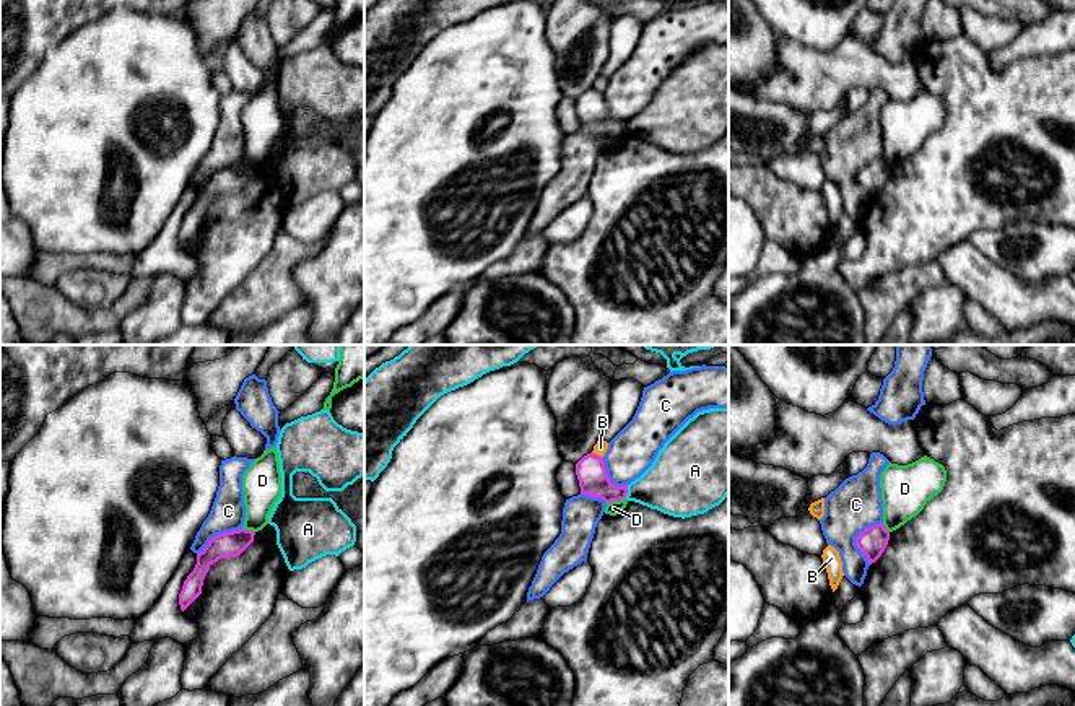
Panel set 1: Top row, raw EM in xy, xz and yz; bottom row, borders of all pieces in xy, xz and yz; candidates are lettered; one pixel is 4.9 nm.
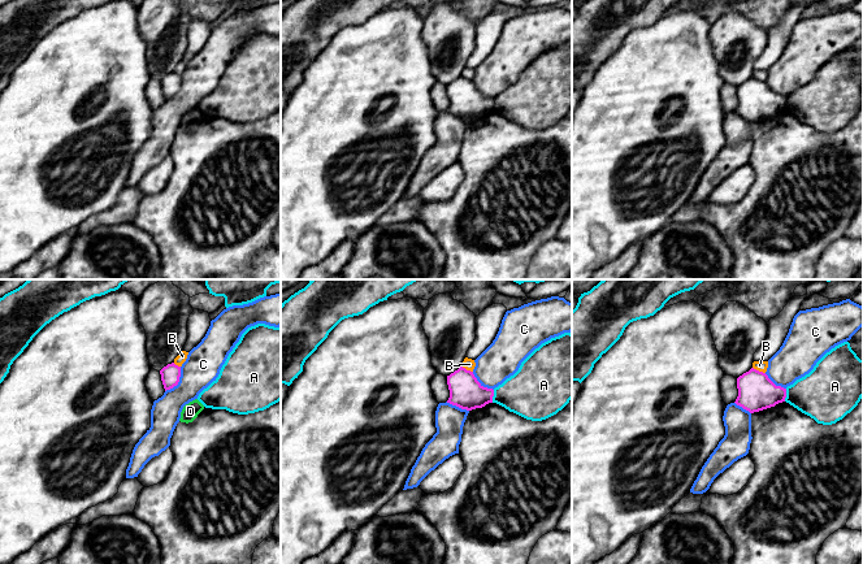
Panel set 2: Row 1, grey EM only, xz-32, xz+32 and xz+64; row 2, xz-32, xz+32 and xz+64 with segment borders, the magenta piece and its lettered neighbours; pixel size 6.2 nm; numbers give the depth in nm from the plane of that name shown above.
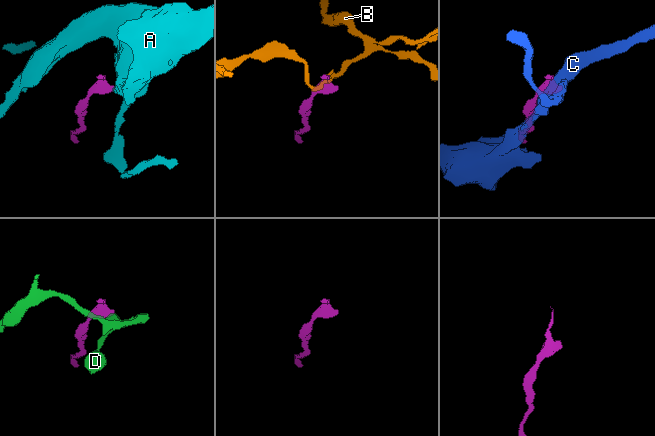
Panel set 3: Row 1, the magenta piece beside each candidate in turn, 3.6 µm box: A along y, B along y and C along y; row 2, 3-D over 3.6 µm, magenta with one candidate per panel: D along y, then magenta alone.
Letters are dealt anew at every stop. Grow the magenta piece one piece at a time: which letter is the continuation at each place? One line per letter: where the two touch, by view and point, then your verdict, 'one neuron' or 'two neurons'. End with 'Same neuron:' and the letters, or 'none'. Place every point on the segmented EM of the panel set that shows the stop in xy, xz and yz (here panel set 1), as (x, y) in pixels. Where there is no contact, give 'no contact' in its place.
A: xz (626, 492) | two neurons
B: xz (596, 454) | two neurons
C: yz (857, 537) | two neurons
D: xz (615, 500) | two neurons
Same neuron: none

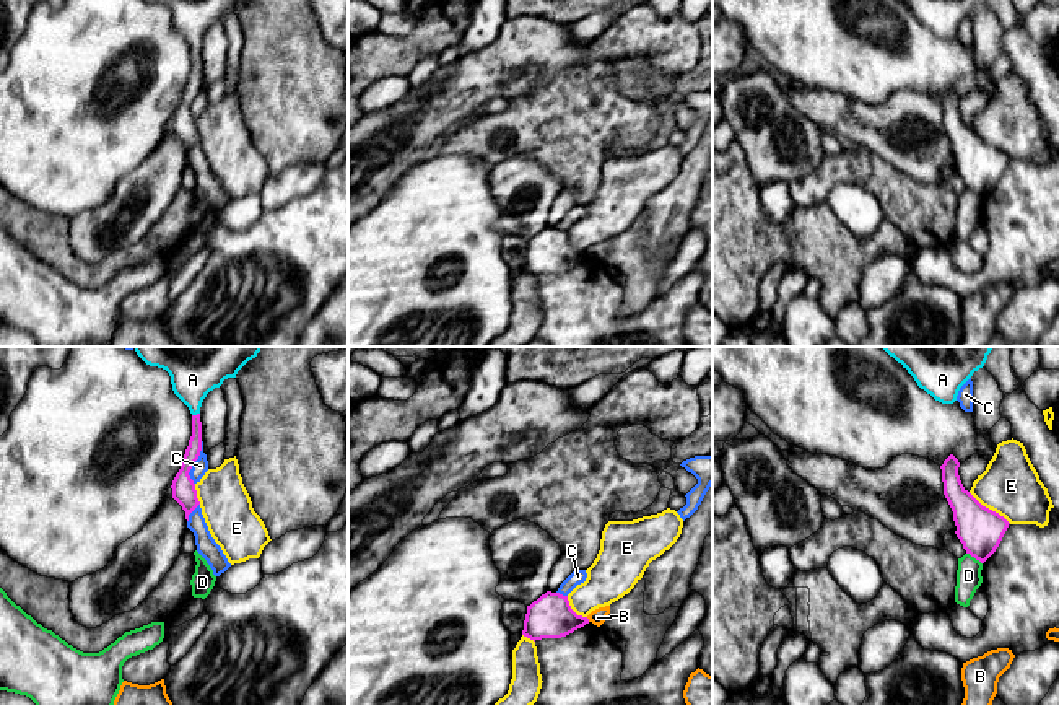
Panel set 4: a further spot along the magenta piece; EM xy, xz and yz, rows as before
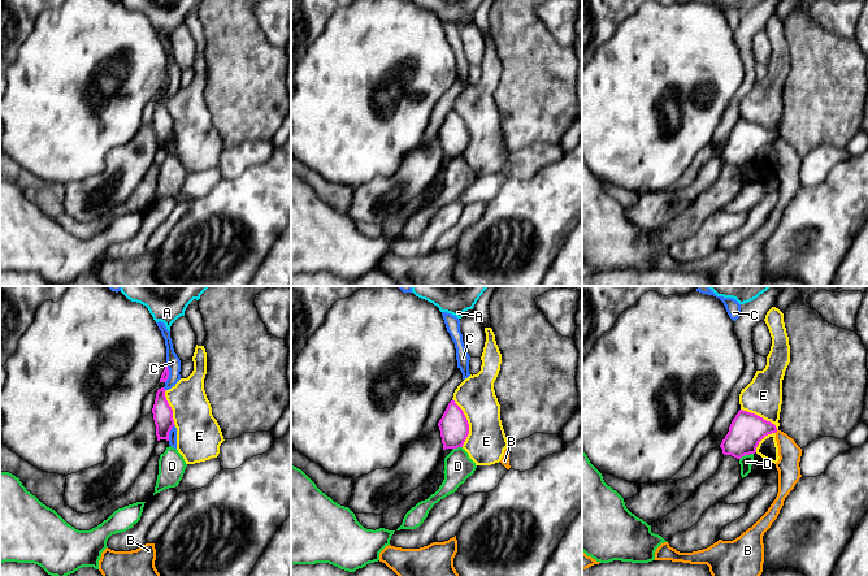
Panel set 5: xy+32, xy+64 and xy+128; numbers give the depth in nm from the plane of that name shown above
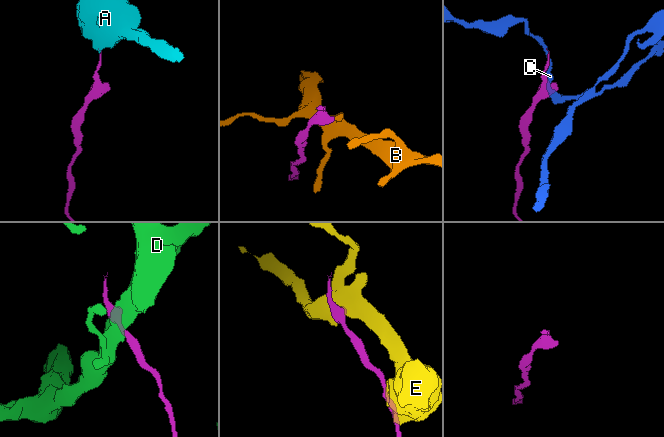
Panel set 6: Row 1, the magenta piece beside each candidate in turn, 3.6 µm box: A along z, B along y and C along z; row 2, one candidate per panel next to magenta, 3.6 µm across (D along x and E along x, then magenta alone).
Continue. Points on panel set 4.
A: xy (197, 414) | one neuron
B: xz (588, 619) | two neurons
C: xy (194, 463) | two neurons
D: yz (975, 557) | two neurons
E: yz (988, 508) | two neurons
Same neuron: A

